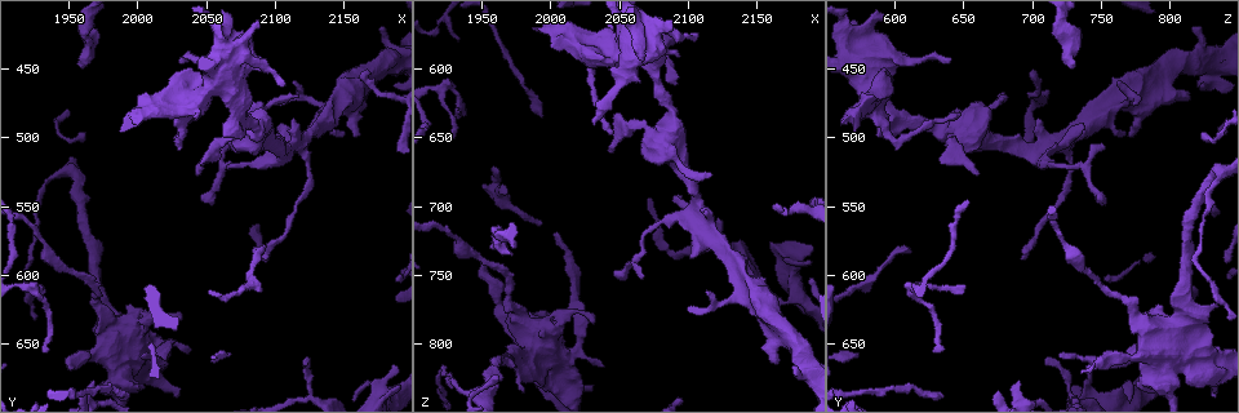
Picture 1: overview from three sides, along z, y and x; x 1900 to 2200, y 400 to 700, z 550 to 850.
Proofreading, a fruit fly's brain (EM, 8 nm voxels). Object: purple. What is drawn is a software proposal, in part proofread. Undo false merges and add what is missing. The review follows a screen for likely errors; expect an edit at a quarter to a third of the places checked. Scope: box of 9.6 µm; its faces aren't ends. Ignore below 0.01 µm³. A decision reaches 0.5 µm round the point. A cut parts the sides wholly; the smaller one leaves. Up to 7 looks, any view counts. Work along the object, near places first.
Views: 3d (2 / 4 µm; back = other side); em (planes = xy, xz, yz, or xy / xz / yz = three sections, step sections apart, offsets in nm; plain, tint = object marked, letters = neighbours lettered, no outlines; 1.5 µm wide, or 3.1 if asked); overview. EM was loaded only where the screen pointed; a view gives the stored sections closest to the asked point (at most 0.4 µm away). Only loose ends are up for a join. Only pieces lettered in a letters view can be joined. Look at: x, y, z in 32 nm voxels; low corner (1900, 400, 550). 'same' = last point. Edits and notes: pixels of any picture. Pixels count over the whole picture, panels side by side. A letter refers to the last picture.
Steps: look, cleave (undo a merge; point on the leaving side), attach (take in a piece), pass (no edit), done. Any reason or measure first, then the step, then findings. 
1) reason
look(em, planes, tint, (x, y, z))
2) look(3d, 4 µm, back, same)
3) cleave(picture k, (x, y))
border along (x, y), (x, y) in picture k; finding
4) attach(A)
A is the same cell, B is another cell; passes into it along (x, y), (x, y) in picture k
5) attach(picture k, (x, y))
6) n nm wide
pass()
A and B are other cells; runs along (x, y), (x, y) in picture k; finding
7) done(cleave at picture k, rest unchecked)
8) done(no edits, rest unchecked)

an open end
look(em, planes, letters, (2106, 488, 738))

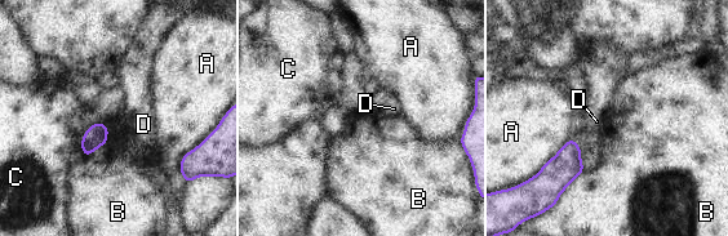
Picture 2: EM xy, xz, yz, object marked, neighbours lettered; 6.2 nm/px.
140 nm wide
pass()
A, B, C and D are other cells; border along (109, 128), (106, 141), (85, 156) in picture 2; no lettered piece goes on from it

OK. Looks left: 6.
end of a long branch
look(em, yz, step 4, letters, (2042, 482, 650))

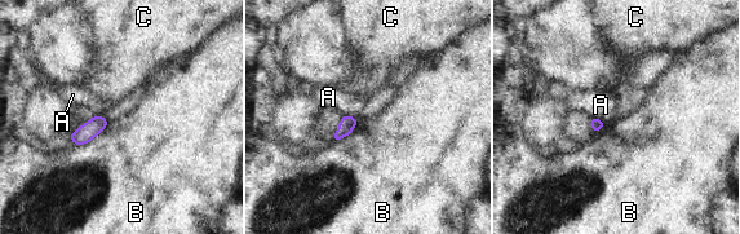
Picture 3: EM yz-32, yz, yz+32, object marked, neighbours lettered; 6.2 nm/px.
pass()
A, B and C are other cells; no lettered piece goes on from it

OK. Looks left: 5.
branch stops here
look(em, planes, letters, (1952, 668, 738))

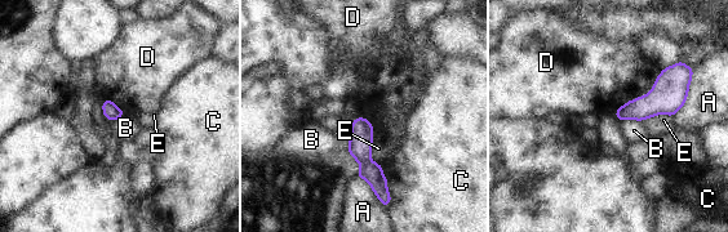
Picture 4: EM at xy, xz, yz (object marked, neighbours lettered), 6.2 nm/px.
pass()
A, B, C, D and E are other cells; runs along (358, 121), (363, 159), (384, 190) in picture 4; none of them fits

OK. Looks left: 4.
done(no edits, rest unchecked)

